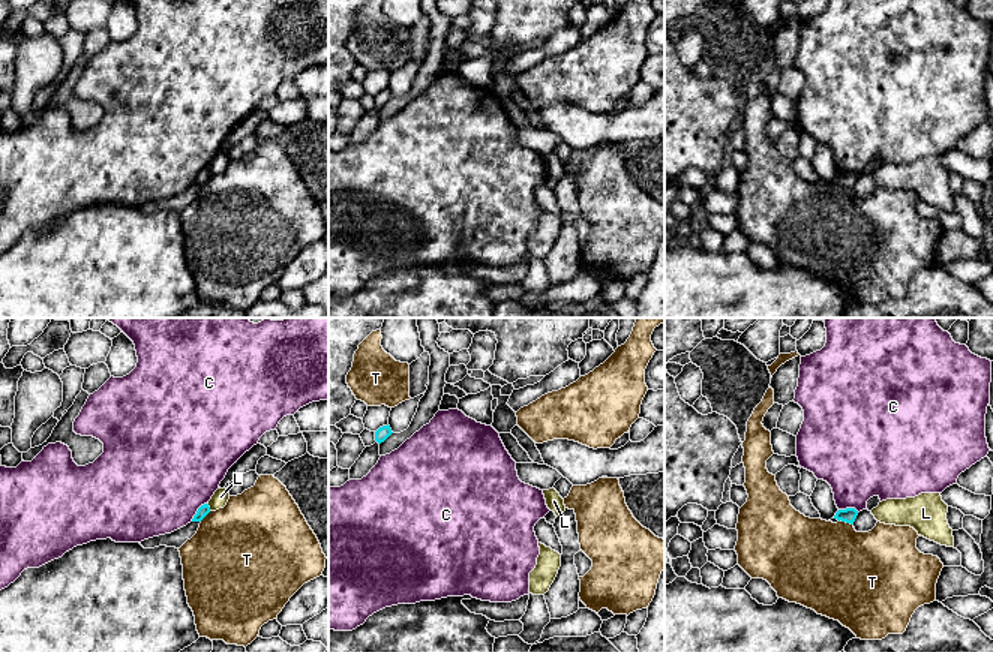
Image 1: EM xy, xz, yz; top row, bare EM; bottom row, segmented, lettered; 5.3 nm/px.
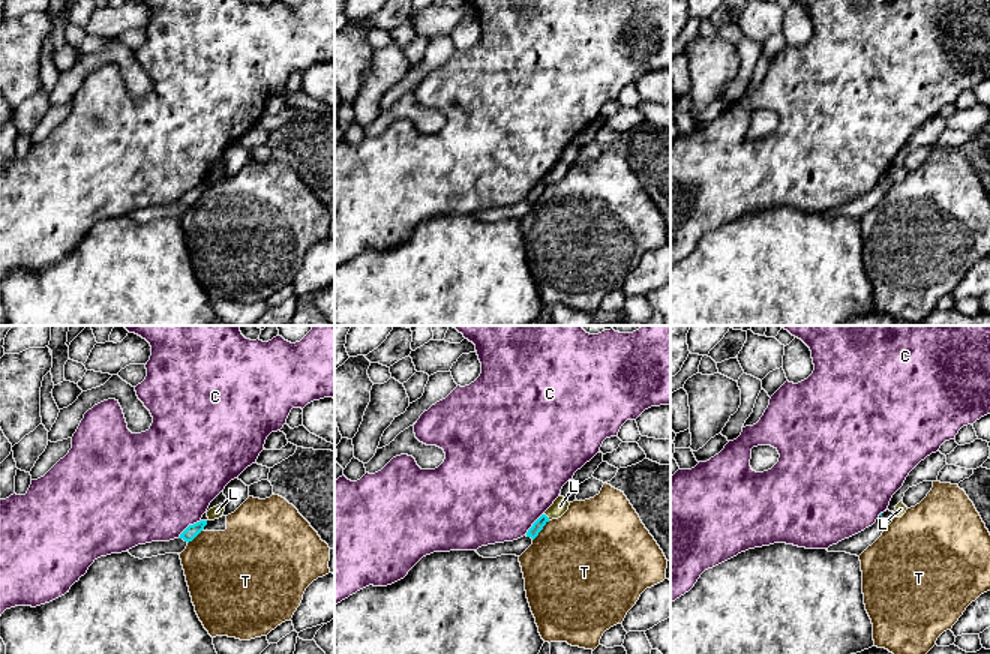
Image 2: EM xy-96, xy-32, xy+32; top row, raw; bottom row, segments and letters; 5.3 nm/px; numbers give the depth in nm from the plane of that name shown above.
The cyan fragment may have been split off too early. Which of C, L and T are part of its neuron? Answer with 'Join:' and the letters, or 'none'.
Join: none

